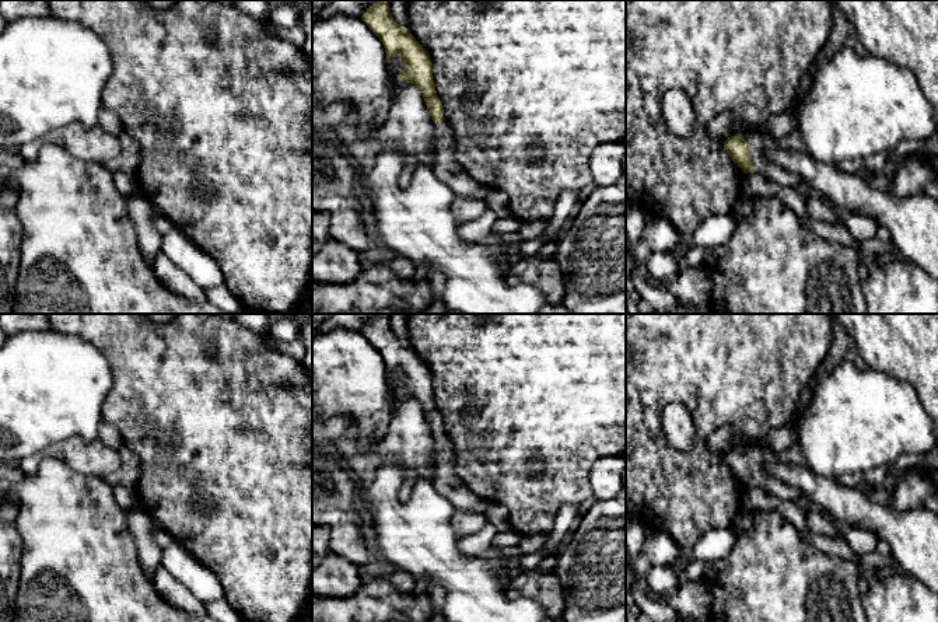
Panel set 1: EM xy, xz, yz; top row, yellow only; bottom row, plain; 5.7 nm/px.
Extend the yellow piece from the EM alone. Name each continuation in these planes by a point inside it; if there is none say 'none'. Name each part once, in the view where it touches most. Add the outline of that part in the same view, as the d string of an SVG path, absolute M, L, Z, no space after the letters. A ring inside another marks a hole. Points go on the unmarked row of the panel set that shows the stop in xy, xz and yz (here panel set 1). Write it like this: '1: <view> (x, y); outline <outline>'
1: yz (759, 457); outline M794 444L788 450L774 454L766 448L755 447L743 451L750 461L750 472L753 475L753 486L764 489L777 497L784 497L797 502L802 492L784 482L777 482L776 476L764 469L766 464L784 461L795 465L806 466L805 458Z

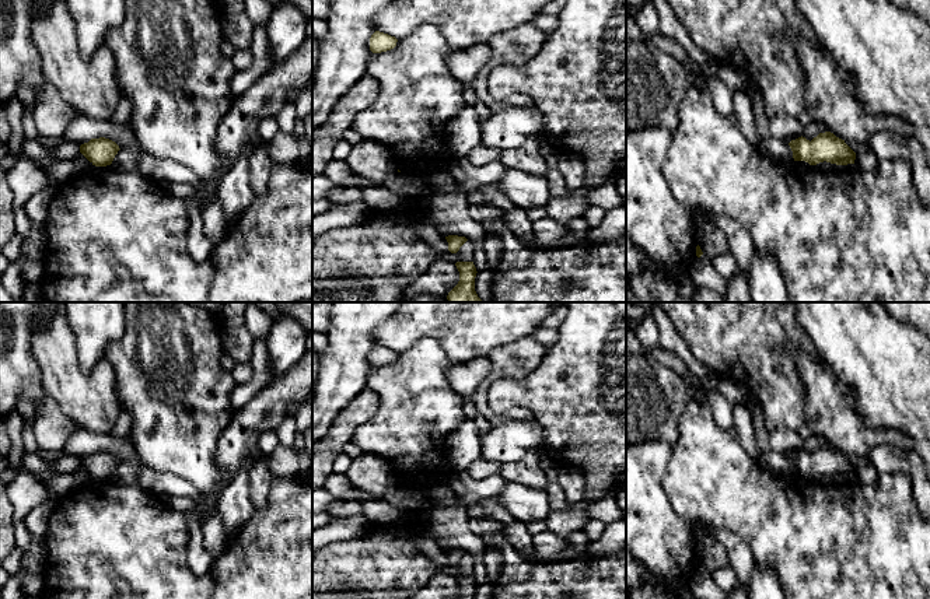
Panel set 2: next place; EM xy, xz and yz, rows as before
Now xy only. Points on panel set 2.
none

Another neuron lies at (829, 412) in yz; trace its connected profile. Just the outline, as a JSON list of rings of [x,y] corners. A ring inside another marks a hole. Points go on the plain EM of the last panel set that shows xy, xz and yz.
[[[801,350],[794,361],[805,390],[804,423],[842,453],[867,458],[871,449],[888,444],[915,451],[913,442],[895,430],[873,428],[857,413],[846,389],[817,361]]]

